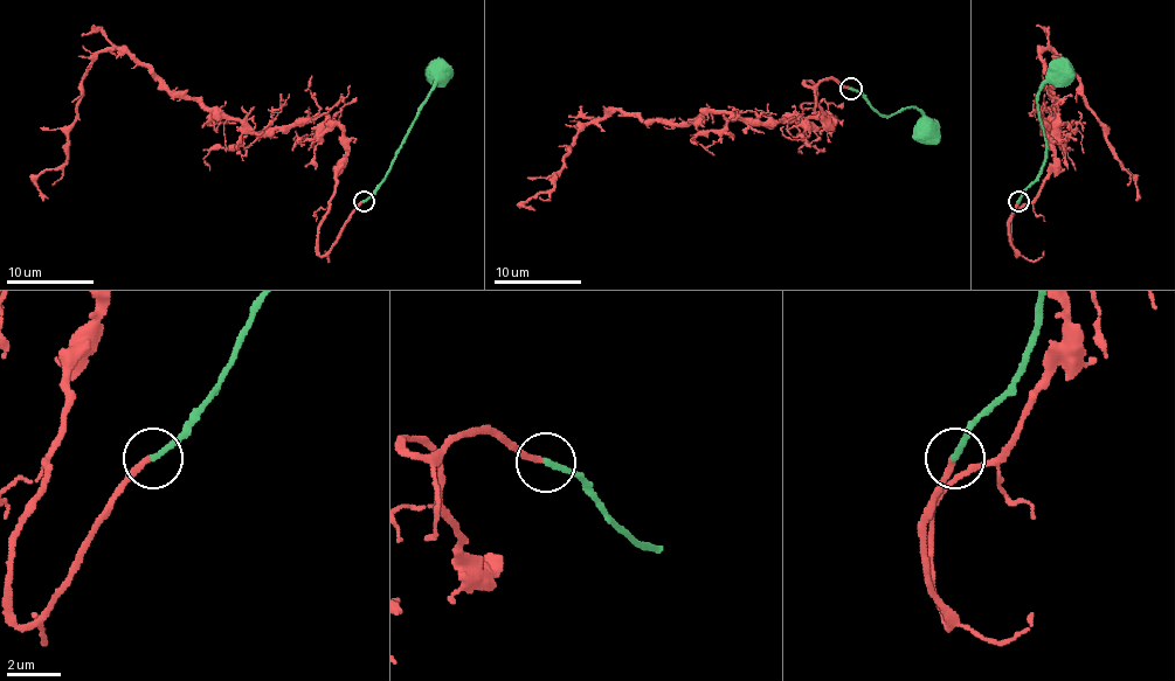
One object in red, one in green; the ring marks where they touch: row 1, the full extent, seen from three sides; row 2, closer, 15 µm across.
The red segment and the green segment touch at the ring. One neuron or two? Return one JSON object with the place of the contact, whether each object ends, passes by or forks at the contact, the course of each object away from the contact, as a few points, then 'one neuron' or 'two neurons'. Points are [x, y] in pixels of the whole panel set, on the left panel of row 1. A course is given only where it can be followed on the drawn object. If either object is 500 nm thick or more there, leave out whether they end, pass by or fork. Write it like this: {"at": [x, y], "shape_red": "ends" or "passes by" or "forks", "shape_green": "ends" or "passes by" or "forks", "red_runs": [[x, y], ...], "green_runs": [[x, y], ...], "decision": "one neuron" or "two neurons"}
{"at": [364, 201], "shape_red": "ends", "shape_green": "ends", "red_runs": [[363, 202], [322, 256], [341, 130], [250, 132], [116, 50], [35, 180], [48, 197]], "green_runs": [[363, 202], [385, 178], [430, 89], [437, 63]], "decision": "one neuron"}

